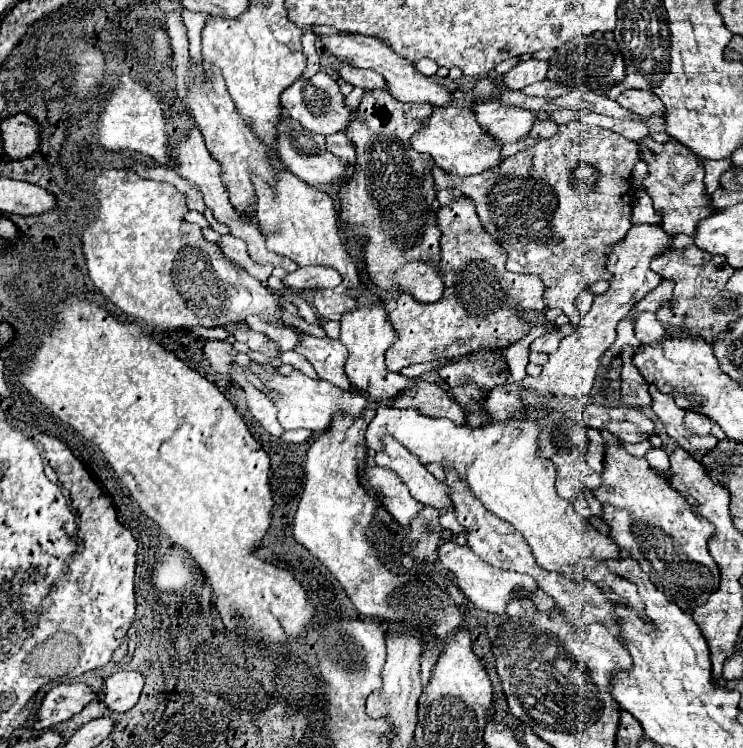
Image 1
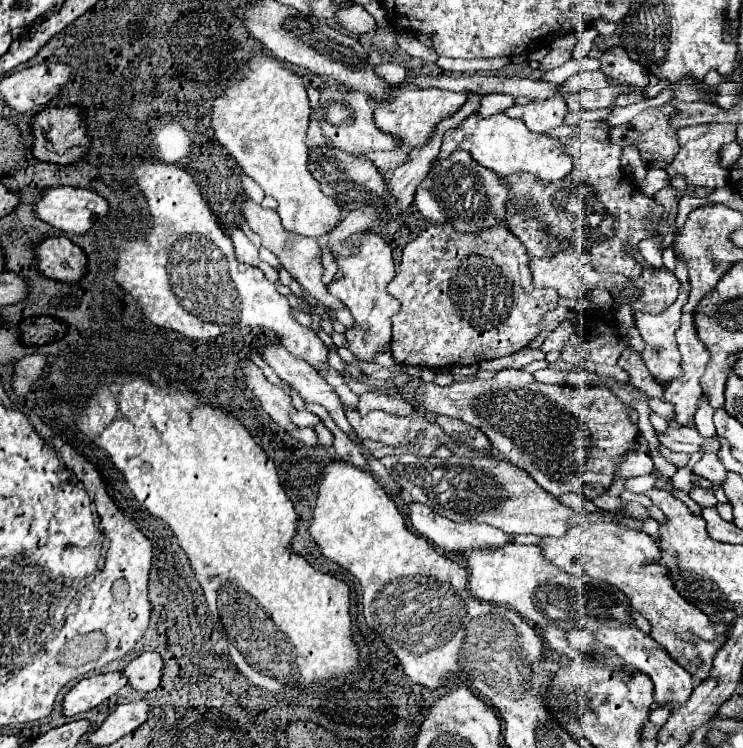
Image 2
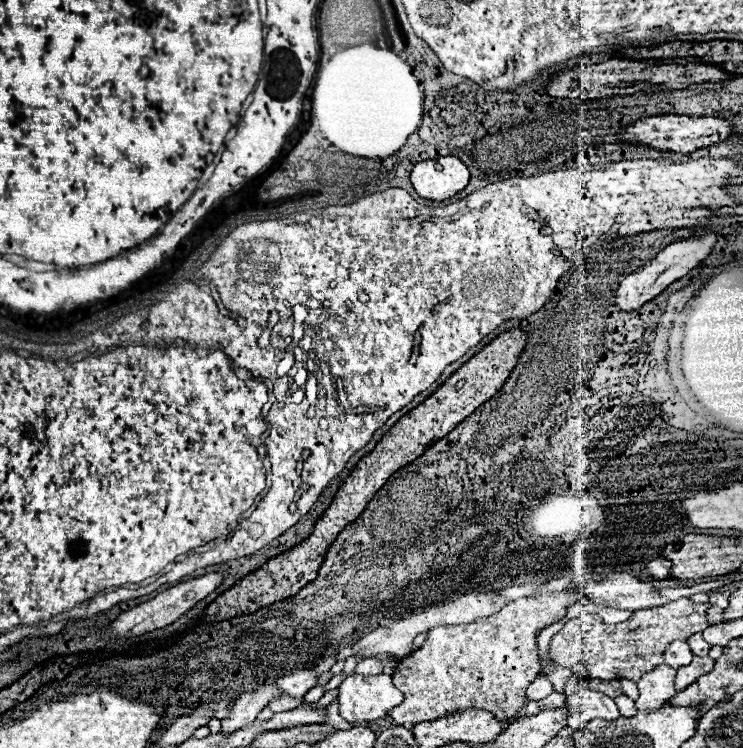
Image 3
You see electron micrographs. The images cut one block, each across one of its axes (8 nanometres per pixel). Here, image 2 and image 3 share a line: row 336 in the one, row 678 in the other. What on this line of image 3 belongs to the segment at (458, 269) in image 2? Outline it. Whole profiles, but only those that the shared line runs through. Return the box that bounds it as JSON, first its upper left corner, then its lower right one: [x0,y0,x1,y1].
[390,590,576,728]

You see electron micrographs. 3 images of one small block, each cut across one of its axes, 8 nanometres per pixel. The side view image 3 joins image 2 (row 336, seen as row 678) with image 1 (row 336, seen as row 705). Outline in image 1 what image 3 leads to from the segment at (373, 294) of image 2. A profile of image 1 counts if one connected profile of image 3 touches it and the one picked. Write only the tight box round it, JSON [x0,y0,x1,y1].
[340,302,418,402]

